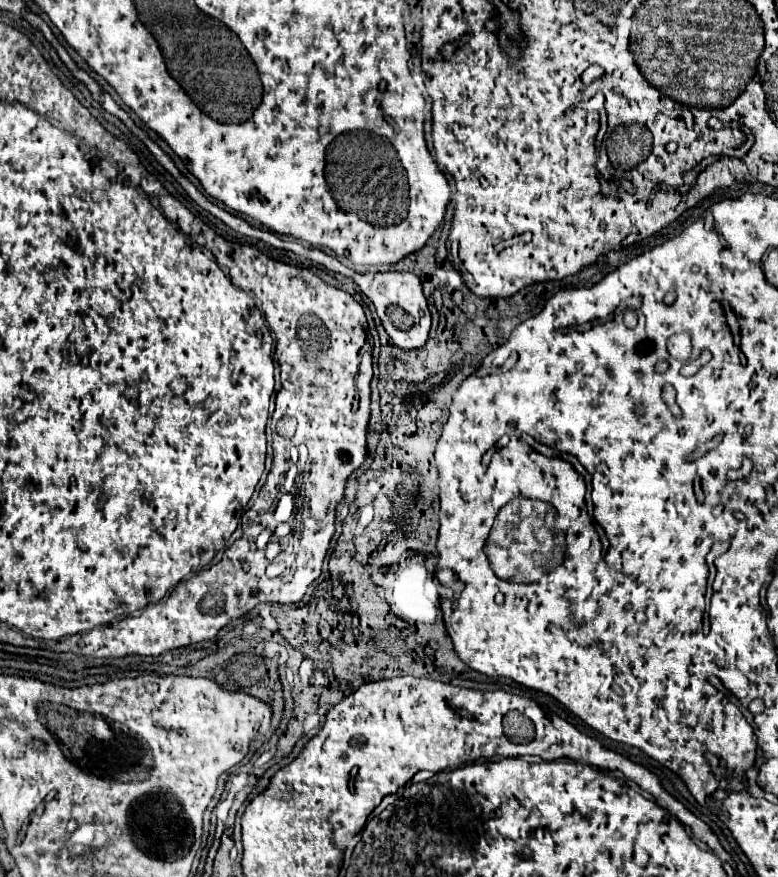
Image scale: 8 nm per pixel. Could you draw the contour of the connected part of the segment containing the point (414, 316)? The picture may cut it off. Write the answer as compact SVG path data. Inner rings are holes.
M364 273L360 275L360 287L364 295L374 303L376 313L392 339L392 343L400 349L420 349L428 341L430 333L430 309L422 293L422 281L414 273Z

